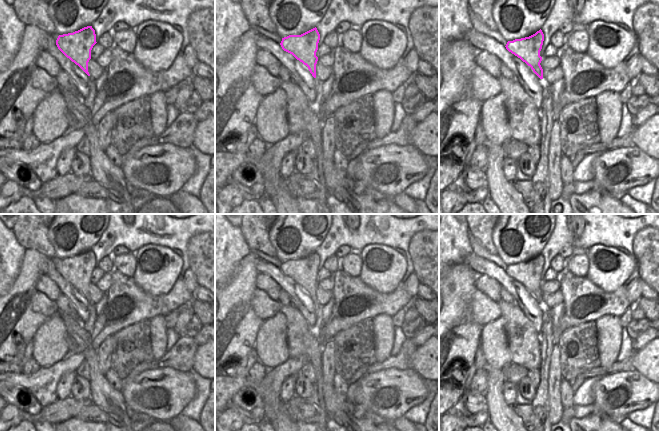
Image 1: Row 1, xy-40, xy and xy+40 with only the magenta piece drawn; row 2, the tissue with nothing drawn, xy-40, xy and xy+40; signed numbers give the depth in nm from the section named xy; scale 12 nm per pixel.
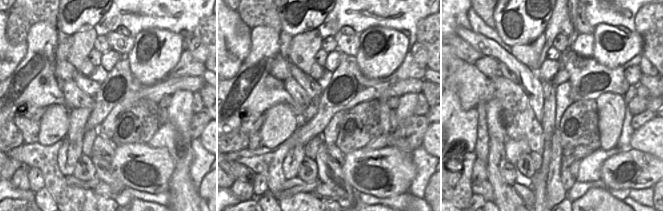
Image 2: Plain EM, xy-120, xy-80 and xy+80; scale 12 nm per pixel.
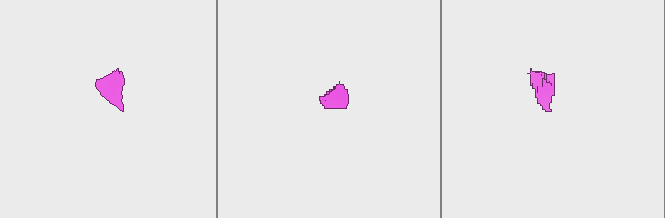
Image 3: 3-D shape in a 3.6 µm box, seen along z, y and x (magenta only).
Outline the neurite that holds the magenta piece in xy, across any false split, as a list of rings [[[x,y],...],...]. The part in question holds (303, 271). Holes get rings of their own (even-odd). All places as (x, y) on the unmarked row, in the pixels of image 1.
[[[313,252],[301,259],[289,259],[282,262],[282,273],[292,278],[297,284],[306,289],[314,302],[316,302],[316,288],[318,281],[318,267],[320,258],[317,252]]]

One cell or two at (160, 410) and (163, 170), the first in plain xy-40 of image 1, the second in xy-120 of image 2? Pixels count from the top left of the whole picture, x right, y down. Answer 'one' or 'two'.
one

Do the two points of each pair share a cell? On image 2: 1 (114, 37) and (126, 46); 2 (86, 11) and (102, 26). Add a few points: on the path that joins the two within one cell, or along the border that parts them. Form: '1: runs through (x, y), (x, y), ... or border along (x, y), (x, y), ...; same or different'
1: runs through (117, 40), (123, 45); same
2: border along (108, 10), (92, 28); different

